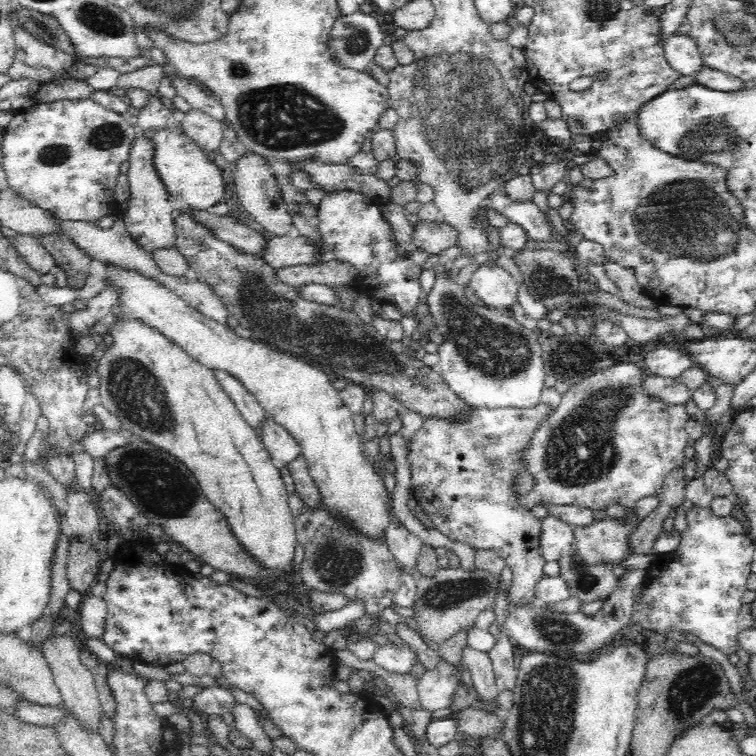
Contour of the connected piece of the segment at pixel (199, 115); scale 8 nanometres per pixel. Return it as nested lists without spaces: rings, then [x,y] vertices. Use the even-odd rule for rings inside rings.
[[[192,107],[179,115],[179,121],[186,136],[200,148],[208,152],[219,150],[226,122]]]

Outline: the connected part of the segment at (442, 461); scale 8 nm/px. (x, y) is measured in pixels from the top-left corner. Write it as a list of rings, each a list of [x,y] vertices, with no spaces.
[[[542,400],[535,405],[528,405],[527,407],[518,407],[518,405],[516,405],[515,407],[476,408],[469,405],[467,411],[464,411],[462,416],[456,416],[456,418],[437,418],[437,416],[425,418],[422,428],[416,431],[407,442],[405,458],[407,458],[407,465],[411,472],[412,496],[417,500],[418,507],[422,508],[422,512],[424,512],[426,518],[432,522],[432,526],[442,532],[442,534],[445,534],[450,540],[453,540],[453,542],[467,544],[467,546],[471,546],[476,550],[488,549],[497,552],[507,562],[513,574],[507,596],[510,605],[514,603],[530,604],[532,602],[532,599],[535,597],[535,584],[543,575],[542,568],[544,568],[544,564],[546,563],[546,559],[544,559],[542,549],[540,548],[542,518],[536,517],[536,515],[532,513],[532,509],[528,507],[528,504],[521,502],[523,494],[518,491],[516,482],[518,482],[518,476],[520,476],[520,474],[527,472],[526,467],[524,467],[524,456],[526,448],[528,448],[530,442],[532,442],[532,436],[536,434],[536,430],[540,429],[542,422],[544,422],[548,416],[551,416],[553,409],[554,408],[550,407],[550,404]]]

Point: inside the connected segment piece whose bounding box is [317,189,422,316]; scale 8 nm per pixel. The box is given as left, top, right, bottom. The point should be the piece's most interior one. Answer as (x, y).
(353, 228)

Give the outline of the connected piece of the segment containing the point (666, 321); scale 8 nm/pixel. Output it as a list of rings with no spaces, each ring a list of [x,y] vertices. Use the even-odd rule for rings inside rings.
[[[600,305],[593,310],[593,321],[600,317],[606,317],[610,321],[616,321],[624,327],[628,338],[640,343],[657,340],[659,336],[665,336],[668,332],[685,330],[694,324],[692,318],[686,314],[674,314],[674,316],[658,316],[658,318],[640,318],[633,315],[623,315],[619,311],[611,310],[606,306]]]

